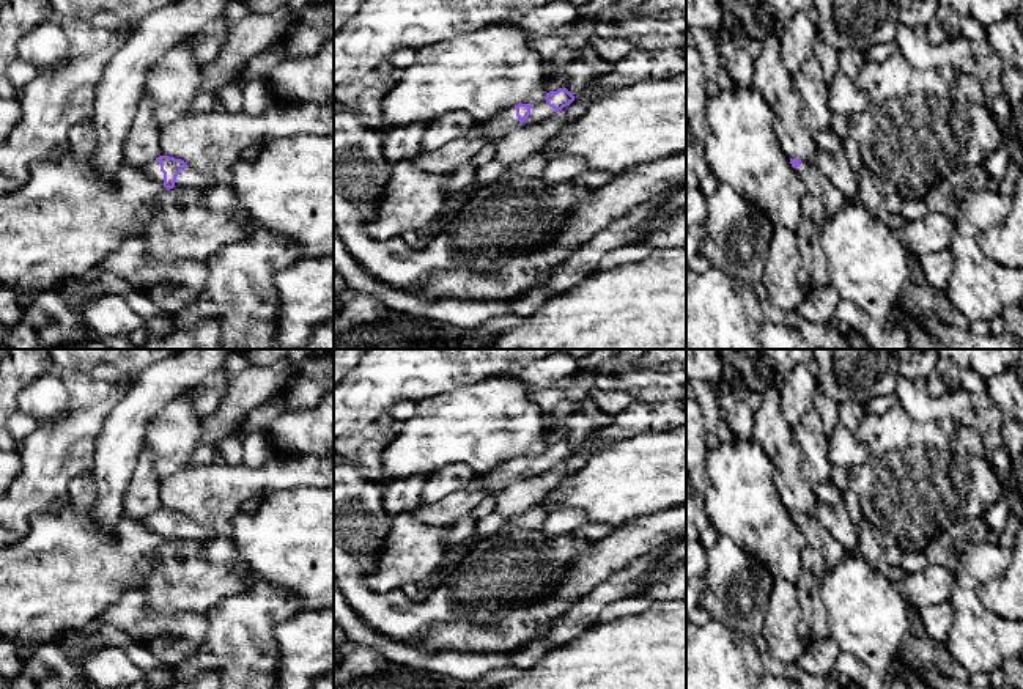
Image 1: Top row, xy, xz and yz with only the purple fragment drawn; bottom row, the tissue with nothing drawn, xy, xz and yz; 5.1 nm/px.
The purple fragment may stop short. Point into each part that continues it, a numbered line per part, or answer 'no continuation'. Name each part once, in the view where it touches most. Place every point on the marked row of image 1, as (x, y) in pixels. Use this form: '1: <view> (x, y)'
1: xy (153, 169)
2: xy (188, 178)

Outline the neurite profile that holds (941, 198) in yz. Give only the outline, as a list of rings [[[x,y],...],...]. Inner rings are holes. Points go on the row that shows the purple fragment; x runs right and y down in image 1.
[[[951,179],[940,182],[924,197],[929,212],[940,212],[954,220],[960,217],[960,209],[954,195],[954,182]]]

